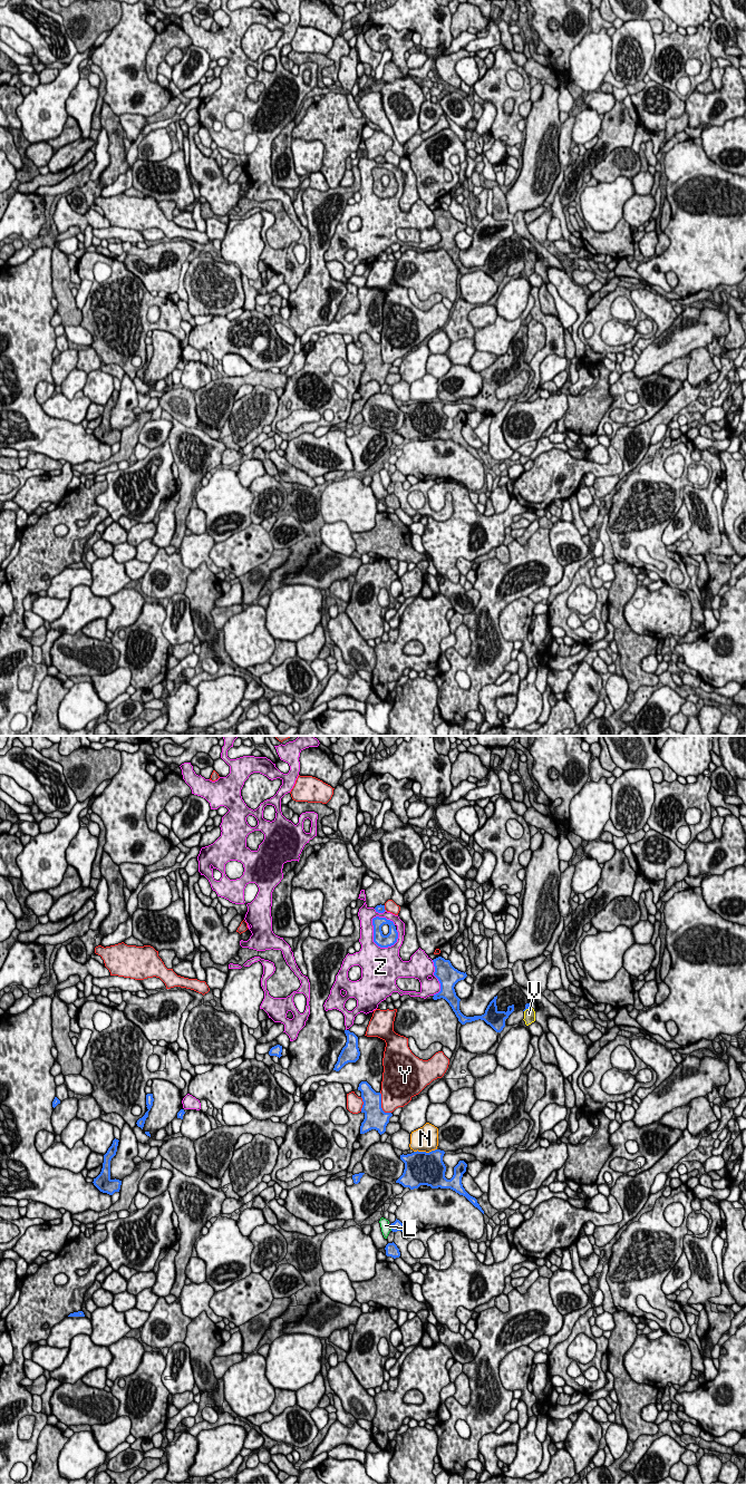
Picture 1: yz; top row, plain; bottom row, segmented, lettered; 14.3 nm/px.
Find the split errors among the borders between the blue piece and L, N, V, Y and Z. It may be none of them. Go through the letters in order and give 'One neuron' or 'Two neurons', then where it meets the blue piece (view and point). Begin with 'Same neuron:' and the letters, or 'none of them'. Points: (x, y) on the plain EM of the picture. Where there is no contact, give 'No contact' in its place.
Same neuron: V
L: Two neurons. Touches blue at yz (390, 478)
N: Two neurons. Touches blue at yz (425, 403)
V: One neuron. Touches blue at yz (527, 259)
Y: Two neurons. Touches blue at yz (380, 356)
Z: Two neurons. Touches blue at yz (374, 190)

